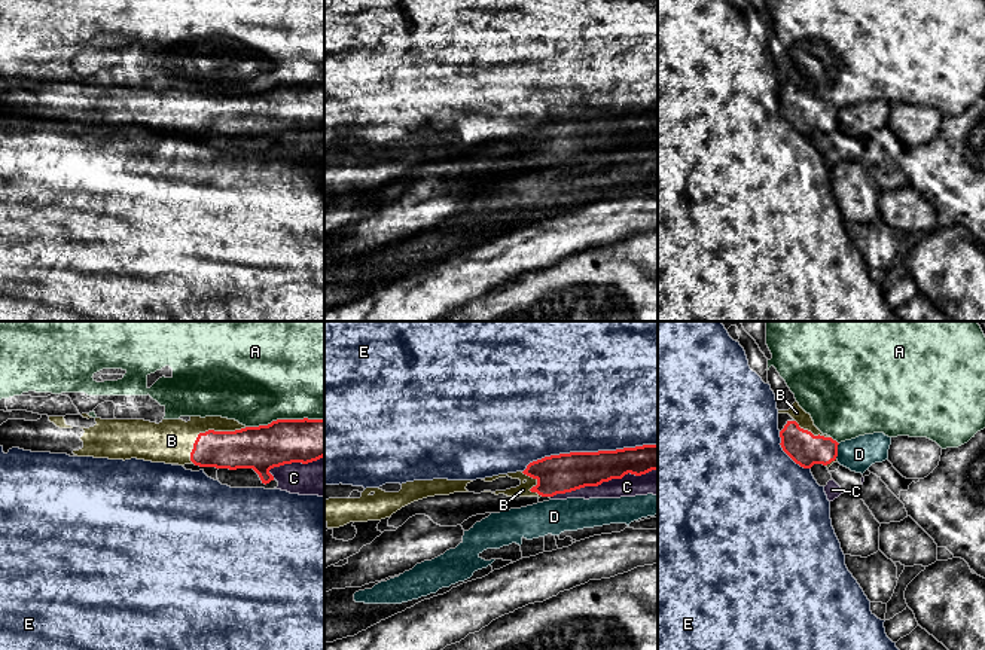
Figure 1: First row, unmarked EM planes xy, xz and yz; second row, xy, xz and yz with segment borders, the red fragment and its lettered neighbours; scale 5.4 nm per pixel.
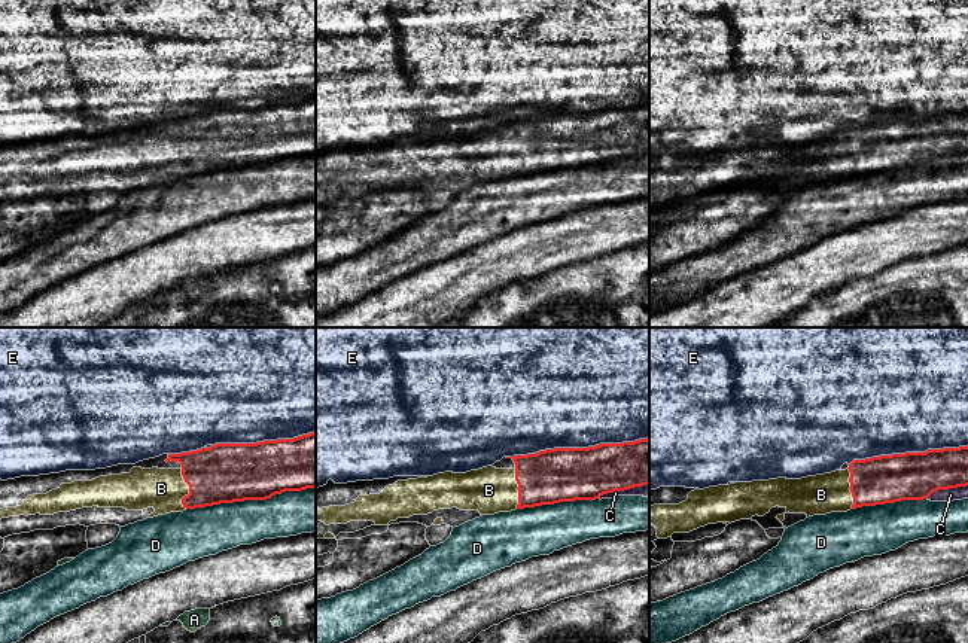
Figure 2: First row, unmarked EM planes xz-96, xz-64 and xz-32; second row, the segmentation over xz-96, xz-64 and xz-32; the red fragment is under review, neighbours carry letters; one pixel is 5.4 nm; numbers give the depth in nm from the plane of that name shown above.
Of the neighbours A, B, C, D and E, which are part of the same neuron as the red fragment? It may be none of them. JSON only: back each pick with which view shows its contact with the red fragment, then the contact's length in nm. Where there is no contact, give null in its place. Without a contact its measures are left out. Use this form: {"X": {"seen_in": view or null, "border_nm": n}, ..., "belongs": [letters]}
{"B": {"seen_in": "xy", "border_nm": 360}, "belongs": ["B"]}

